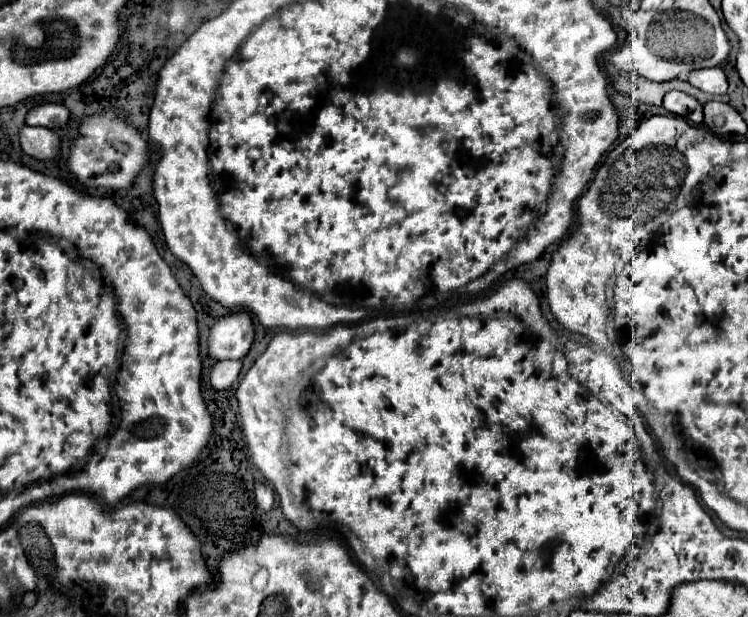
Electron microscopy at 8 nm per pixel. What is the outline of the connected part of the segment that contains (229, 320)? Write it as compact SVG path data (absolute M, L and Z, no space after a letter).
M236 311L220 317L208 335L208 355L212 359L242 359L254 341L250 313Z

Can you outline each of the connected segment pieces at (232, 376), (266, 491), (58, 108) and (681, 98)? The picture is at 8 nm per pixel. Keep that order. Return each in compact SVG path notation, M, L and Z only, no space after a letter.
M216 361L216 365L212 367L212 373L210 373L212 387L214 389L230 387L238 377L240 367L242 367L242 361Z
M256 483L254 501L256 501L256 505L258 505L260 511L268 513L272 509L272 505L274 505L274 491L272 491L272 487L266 485L266 483Z
M46 103L46 105L38 105L34 107L28 115L26 115L26 123L28 125L40 125L40 127L62 127L68 121L68 109L64 105L58 103Z
M670 91L670 93L666 93L666 97L664 97L664 107L666 107L670 113L688 119L688 121L694 123L694 125L700 125L702 119L704 119L704 115L702 115L702 105L700 105L694 97L690 97L690 95L682 93L682 91Z

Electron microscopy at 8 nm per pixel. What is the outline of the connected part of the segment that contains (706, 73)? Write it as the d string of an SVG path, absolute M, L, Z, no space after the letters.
M710 67L710 69L696 69L690 73L688 77L690 85L706 91L706 93L714 93L714 95L724 95L728 91L728 81L726 75L720 67Z

